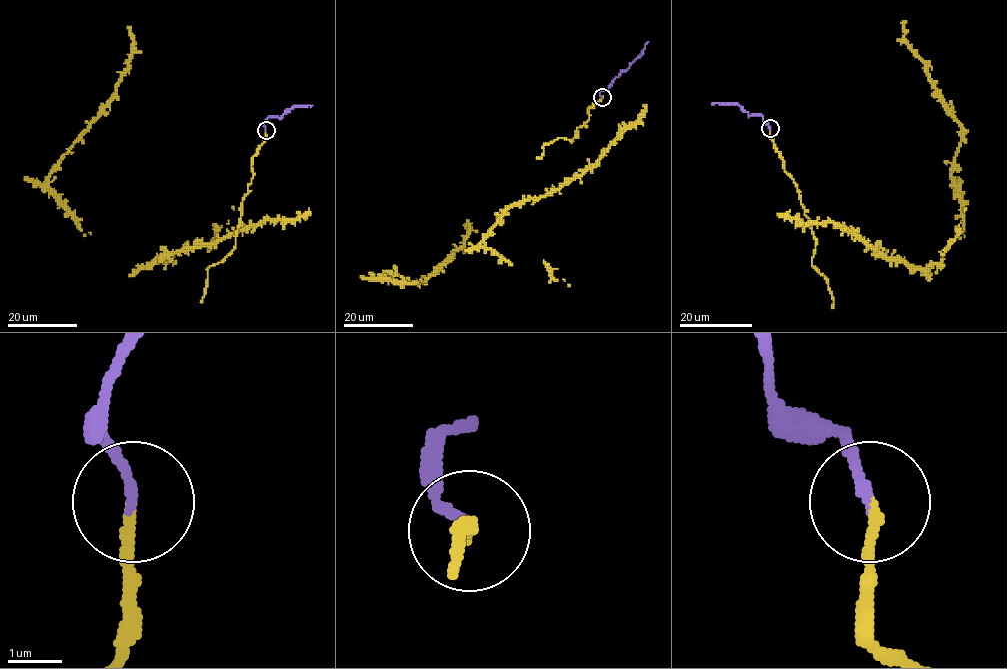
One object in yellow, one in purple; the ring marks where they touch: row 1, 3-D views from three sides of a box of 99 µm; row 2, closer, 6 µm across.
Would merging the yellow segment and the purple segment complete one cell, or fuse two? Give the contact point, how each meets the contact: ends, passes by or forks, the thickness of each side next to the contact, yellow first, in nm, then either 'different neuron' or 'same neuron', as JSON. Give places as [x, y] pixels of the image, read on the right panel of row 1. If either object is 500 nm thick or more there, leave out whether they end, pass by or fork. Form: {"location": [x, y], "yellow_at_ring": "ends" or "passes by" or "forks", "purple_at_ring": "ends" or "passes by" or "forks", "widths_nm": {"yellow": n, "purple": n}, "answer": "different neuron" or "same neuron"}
{"location": [770, 128], "yellow_at_ring": "ends", "purple_at_ring": "ends", "widths_nm": {"yellow": 200, "purple": 170}, "answer": "same neuron"}

